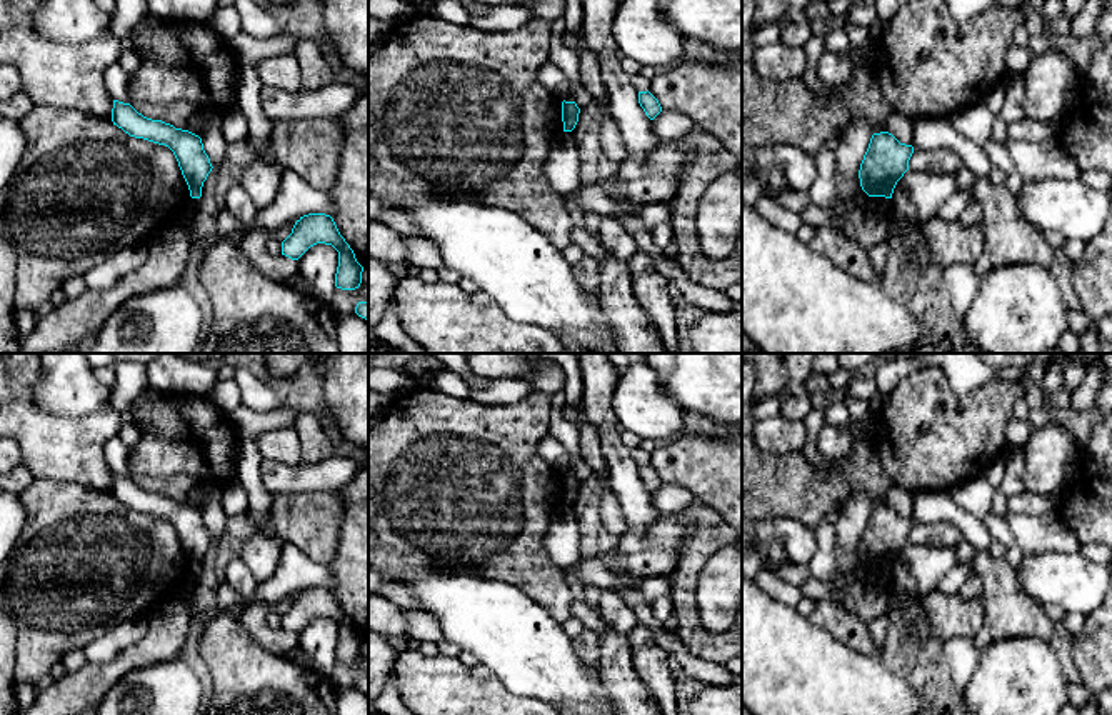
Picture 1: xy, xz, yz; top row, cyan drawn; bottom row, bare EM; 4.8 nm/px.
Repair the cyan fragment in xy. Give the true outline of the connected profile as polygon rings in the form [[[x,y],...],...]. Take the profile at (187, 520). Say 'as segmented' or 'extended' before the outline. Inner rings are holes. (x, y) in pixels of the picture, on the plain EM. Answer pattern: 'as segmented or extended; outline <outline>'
as segmented; outline [[[113,473],[112,495],[130,510],[168,520],[178,535],[190,570],[202,570],[203,555],[213,540],[198,508],[162,493],[147,492],[130,477],[118,473]]]

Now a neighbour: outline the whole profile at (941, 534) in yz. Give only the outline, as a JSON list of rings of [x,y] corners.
[[[950,522],[914,523],[909,533],[910,545],[959,547],[964,540],[959,527]]]

